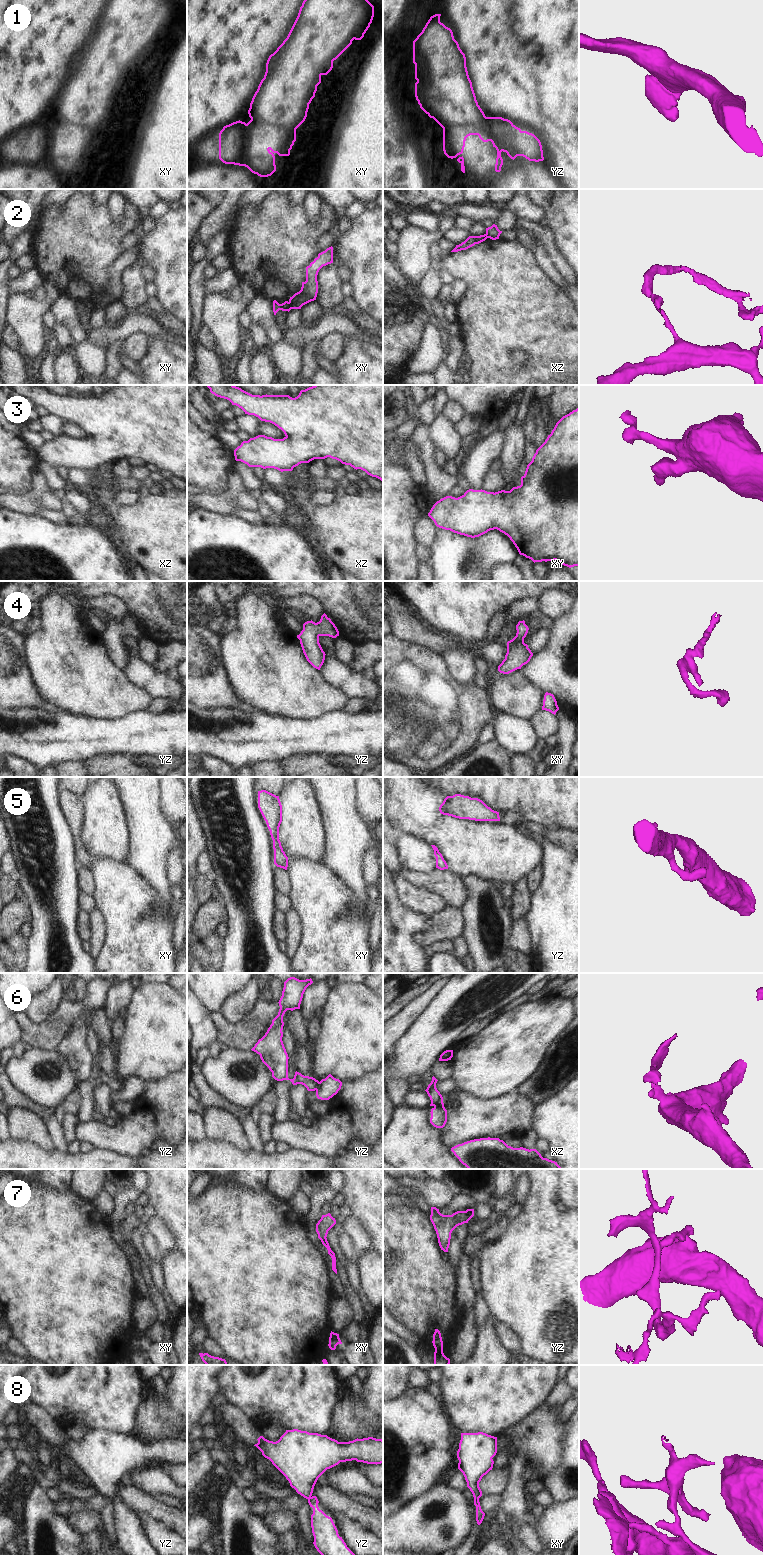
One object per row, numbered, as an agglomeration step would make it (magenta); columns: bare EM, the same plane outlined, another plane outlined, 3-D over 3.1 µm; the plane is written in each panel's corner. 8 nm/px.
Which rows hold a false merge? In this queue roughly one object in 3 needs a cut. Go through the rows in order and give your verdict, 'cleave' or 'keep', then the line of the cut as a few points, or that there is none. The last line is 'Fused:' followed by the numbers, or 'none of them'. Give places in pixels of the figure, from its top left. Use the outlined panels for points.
1: cleave | yz (486, 117), (483, 123), (453, 124), (443, 129)
2: cleave | xy (288, 302), (292, 308)
3: keep | no cut
4: keep | no cut
5: keep | no cut
6: cleave | xz (442, 1101), (434, 1106)
7: keep | no cut
8: keep | no cut
Fused: 1, 2, 6

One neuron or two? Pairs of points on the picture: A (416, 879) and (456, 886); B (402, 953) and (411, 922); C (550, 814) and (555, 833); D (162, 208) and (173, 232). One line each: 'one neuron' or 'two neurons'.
A: one neuron
B: one neuron
C: two neurons
D: two neurons

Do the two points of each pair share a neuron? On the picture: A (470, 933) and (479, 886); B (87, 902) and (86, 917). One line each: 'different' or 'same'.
A: same
B: different

